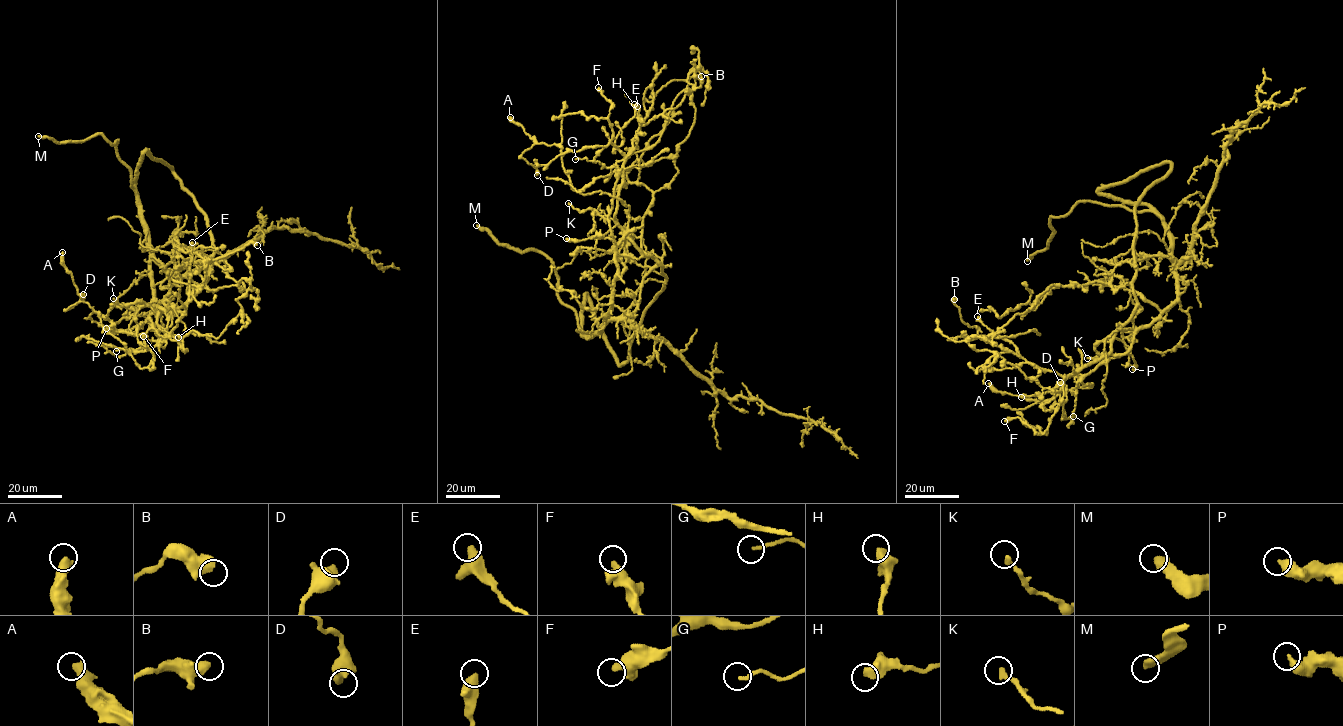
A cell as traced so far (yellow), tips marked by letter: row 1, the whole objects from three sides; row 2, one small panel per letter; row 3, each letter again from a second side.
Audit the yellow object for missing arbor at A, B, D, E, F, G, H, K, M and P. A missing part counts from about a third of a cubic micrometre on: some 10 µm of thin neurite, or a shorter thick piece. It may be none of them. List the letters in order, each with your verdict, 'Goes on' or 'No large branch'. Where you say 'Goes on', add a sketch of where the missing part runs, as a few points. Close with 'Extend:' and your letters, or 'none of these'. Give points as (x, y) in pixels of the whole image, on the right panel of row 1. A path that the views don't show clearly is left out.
A: No large branch
B: No large branch
D: No large branch
E: No large branch
F: No large branch
G: No large branch
H: No large branch
K: Goes on
M: Goes on
P: No large branch
Extend: K, M

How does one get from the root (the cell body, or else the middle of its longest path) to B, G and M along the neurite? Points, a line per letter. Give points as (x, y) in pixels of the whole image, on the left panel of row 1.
B: (154, 303), (159, 314), (150, 329), (170, 333), (203, 284), (204, 261), (257, 245)
G: (154, 303), (159, 314), (154, 329), (149, 327), (153, 325), (160, 339), (148, 340), (139, 348), (116, 351)
M: (154, 303), (142, 205), (130, 171), (118, 155), (118, 140), (111, 144), (100, 134), (59, 142), (38, 136)

